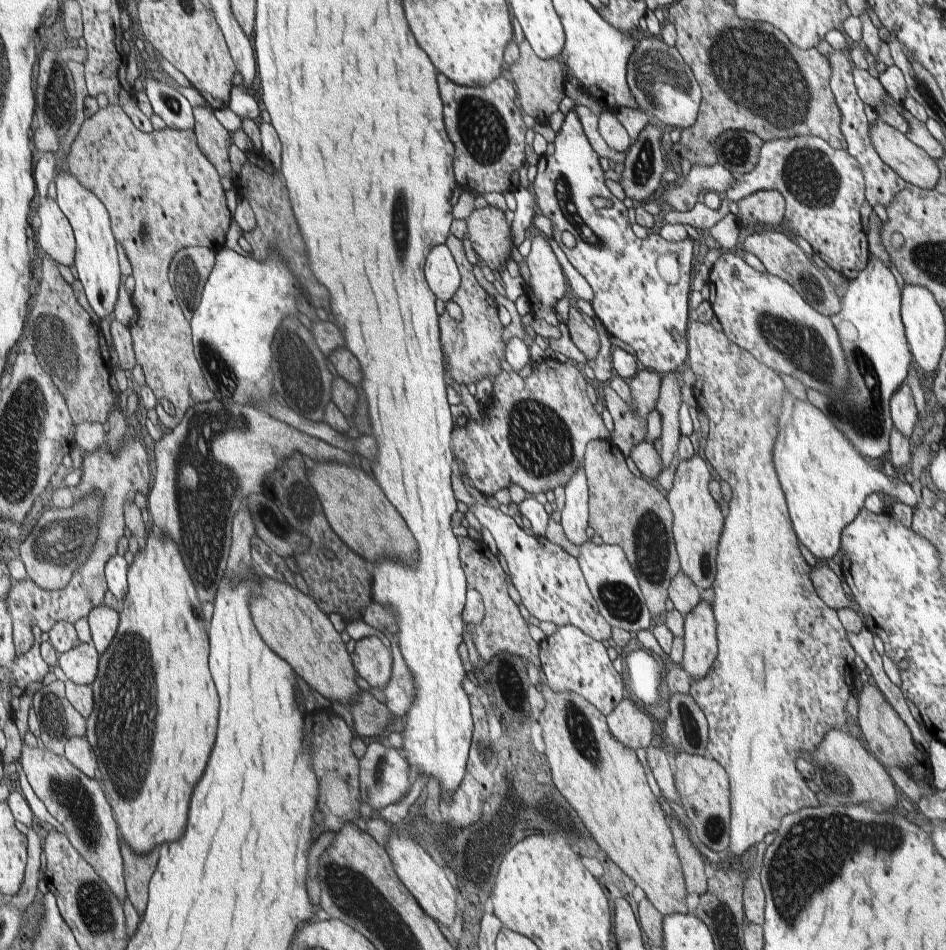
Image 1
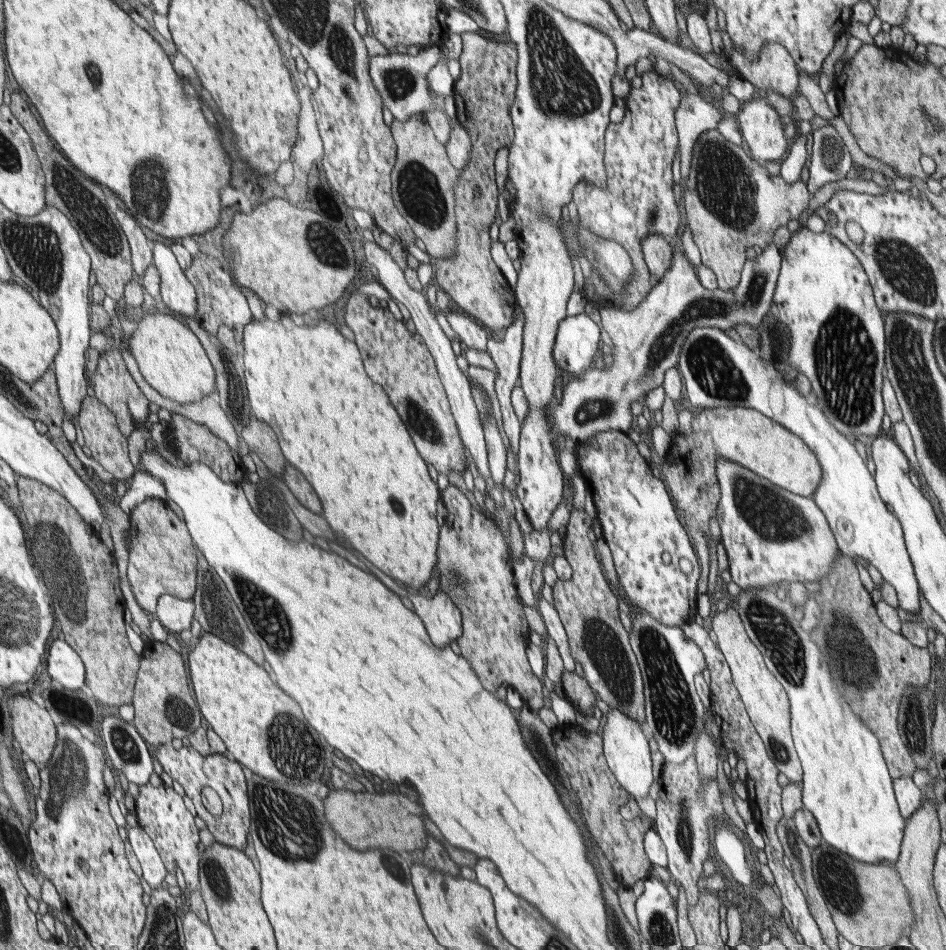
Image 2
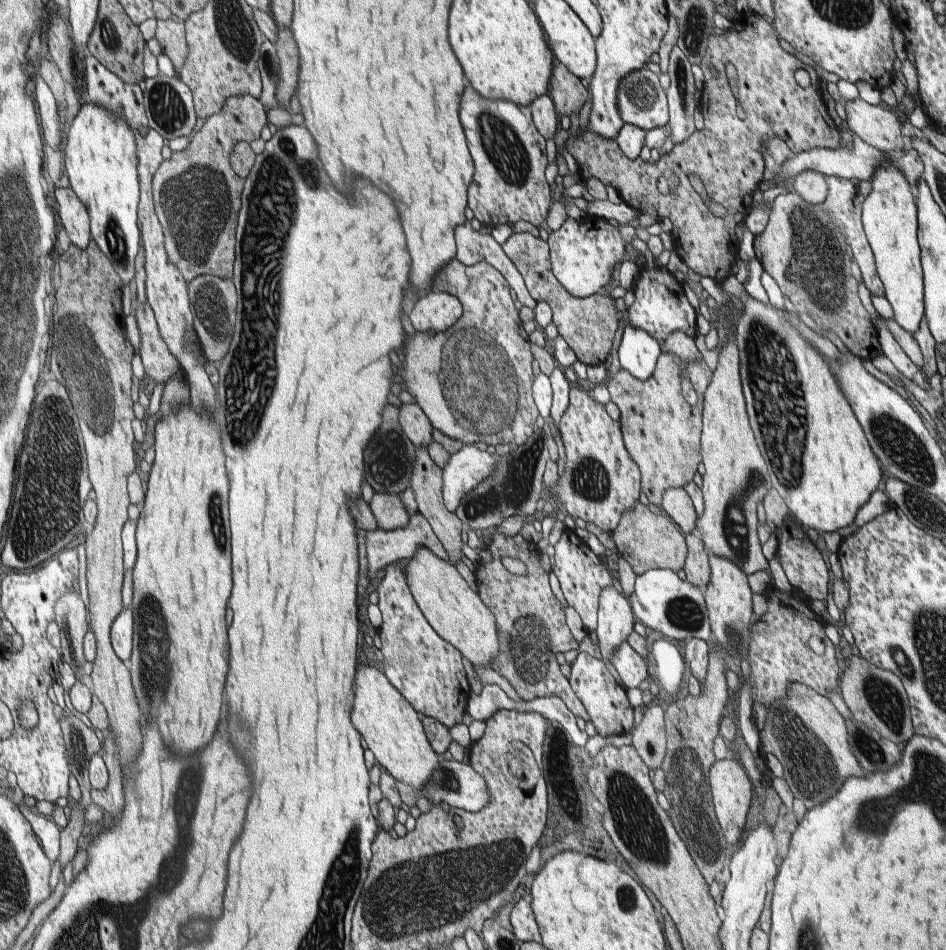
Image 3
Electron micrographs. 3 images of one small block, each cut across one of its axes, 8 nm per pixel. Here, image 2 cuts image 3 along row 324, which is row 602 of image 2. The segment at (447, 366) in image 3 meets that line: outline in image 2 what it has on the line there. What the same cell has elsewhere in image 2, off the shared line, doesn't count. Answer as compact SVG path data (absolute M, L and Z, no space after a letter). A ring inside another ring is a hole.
M455 486L443 490L443 504L447 516L439 528L439 564L435 566L435 574L439 582L437 588L461 610L463 636L457 638L461 656L467 658L485 690L493 694L499 686L511 686L525 706L539 712L545 698L541 690L543 684L539 684L525 654L529 622L523 610L525 604L521 604L515 592L511 554L501 530L491 518L475 512Z

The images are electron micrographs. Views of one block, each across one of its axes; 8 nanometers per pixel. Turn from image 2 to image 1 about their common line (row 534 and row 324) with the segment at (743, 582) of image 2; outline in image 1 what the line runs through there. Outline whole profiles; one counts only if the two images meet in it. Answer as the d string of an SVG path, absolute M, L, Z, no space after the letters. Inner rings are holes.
M721 254L713 268L709 270L709 304L713 310L713 316L721 324L721 330L729 342L751 354L757 362L771 368L775 374L783 372L795 380L799 380L803 386L813 388L817 392L843 392L847 388L847 366L845 358L839 346L837 332L829 318L815 312L809 304L801 300L801 296L781 278L775 278L773 274L761 274L753 270L749 264L745 264L739 256L733 254Z

